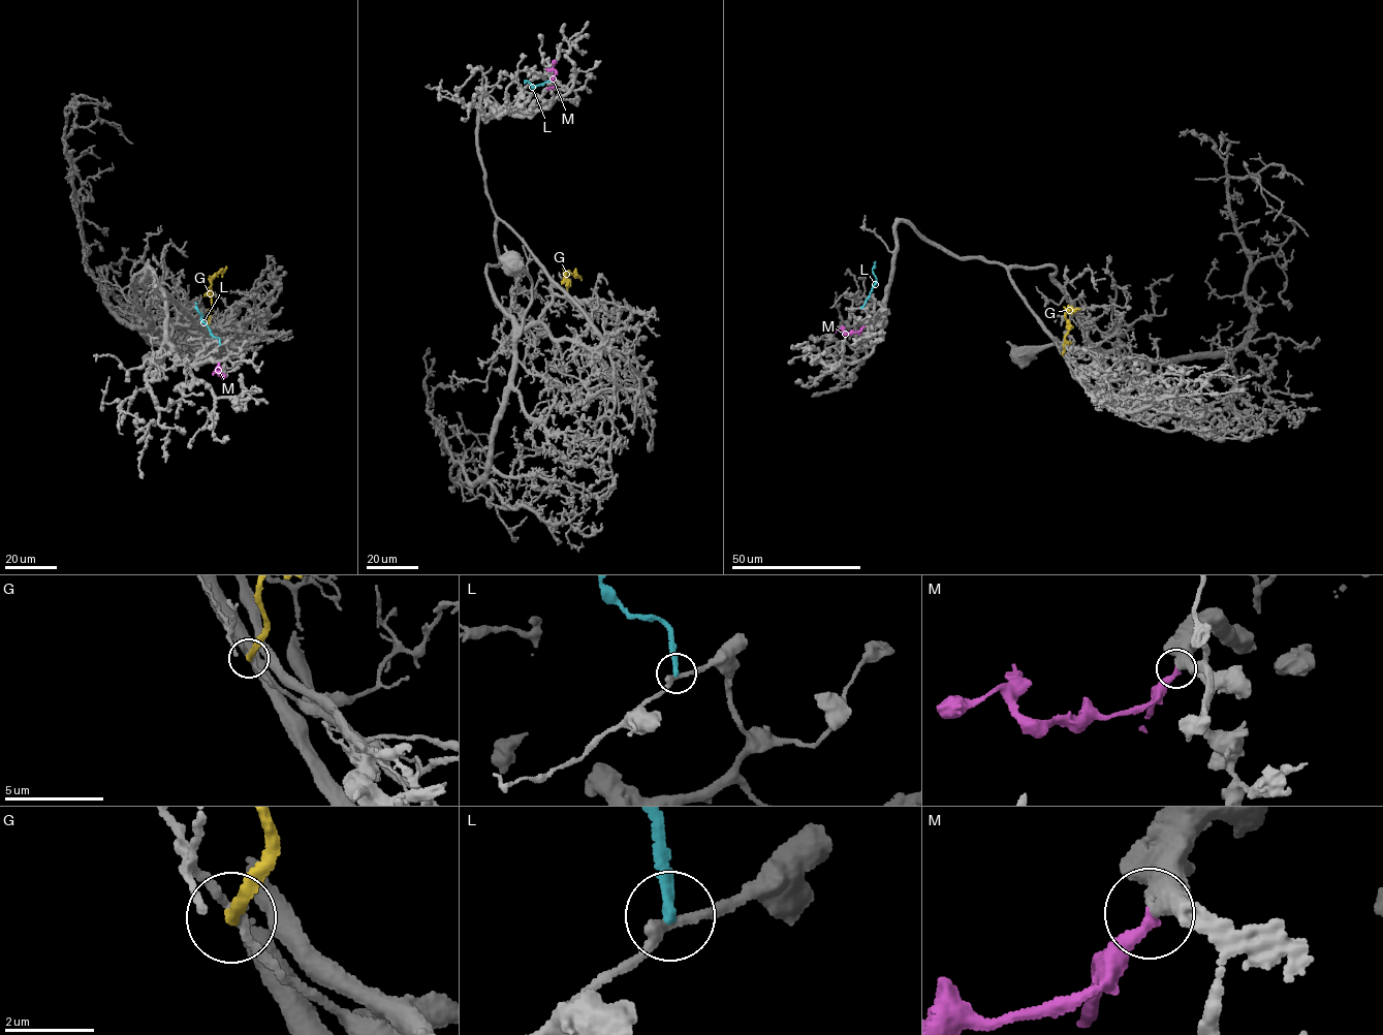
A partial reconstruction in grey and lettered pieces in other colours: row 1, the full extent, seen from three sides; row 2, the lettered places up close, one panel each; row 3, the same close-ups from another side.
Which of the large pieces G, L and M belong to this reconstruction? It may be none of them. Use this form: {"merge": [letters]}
{"merge": ["M"]}

